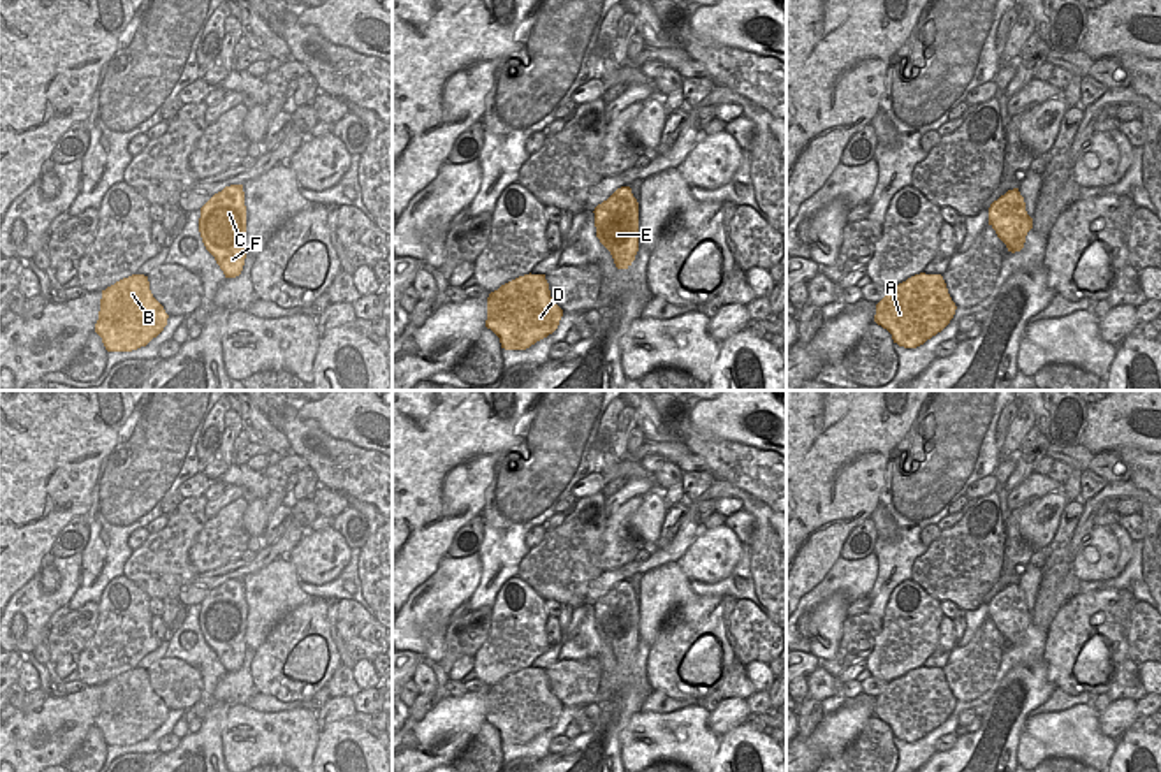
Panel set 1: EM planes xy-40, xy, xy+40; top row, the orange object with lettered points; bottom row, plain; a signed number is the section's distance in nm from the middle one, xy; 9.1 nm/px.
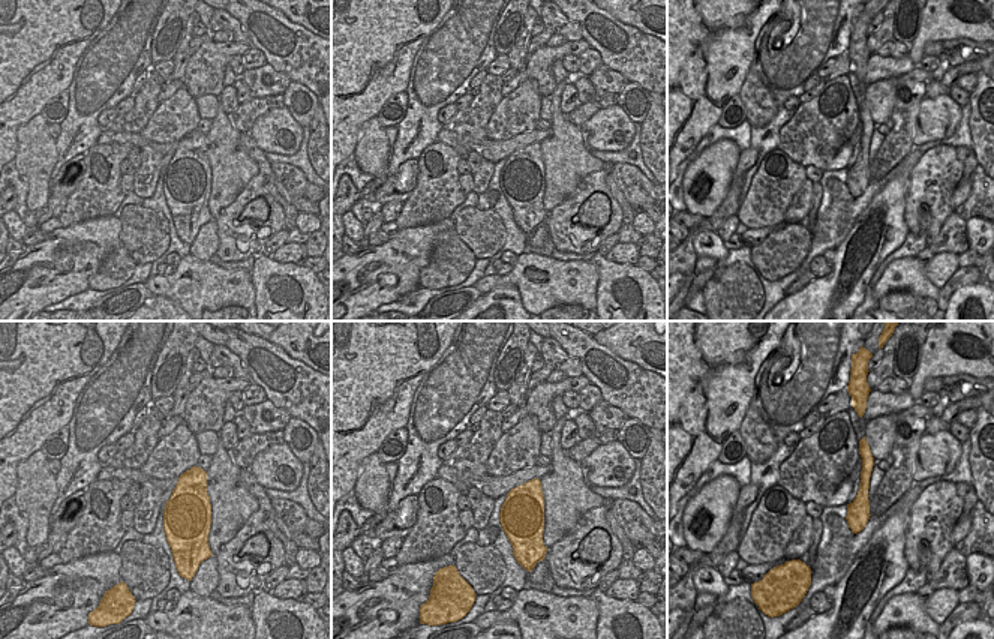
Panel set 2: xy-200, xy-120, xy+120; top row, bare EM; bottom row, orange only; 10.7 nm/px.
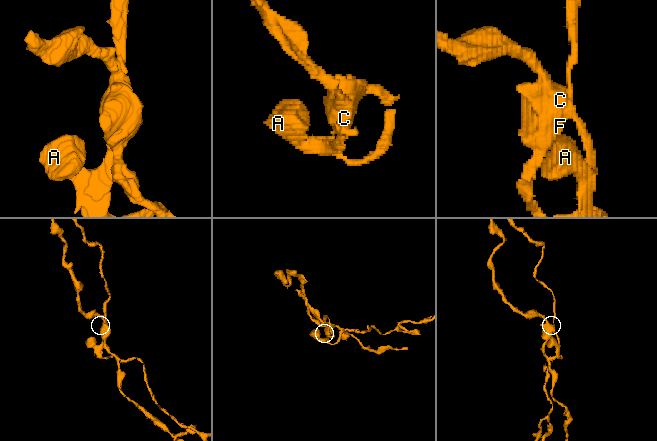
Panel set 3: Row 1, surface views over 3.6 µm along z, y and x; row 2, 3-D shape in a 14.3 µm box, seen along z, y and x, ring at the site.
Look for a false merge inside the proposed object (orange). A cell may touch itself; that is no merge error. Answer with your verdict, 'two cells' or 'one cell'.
two cells

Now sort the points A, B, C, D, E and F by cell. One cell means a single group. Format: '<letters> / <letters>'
A B D / C E F

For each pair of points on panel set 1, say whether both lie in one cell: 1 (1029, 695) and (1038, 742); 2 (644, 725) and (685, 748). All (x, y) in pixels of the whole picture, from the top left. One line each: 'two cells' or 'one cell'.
1: two cells
2: one cell

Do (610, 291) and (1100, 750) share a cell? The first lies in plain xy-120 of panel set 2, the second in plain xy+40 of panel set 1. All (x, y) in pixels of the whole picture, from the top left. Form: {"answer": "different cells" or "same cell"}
{"answer": "different cells"}

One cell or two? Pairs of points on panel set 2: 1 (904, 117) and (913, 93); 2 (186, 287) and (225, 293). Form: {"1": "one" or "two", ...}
{"1": "one", "2": "one"}

